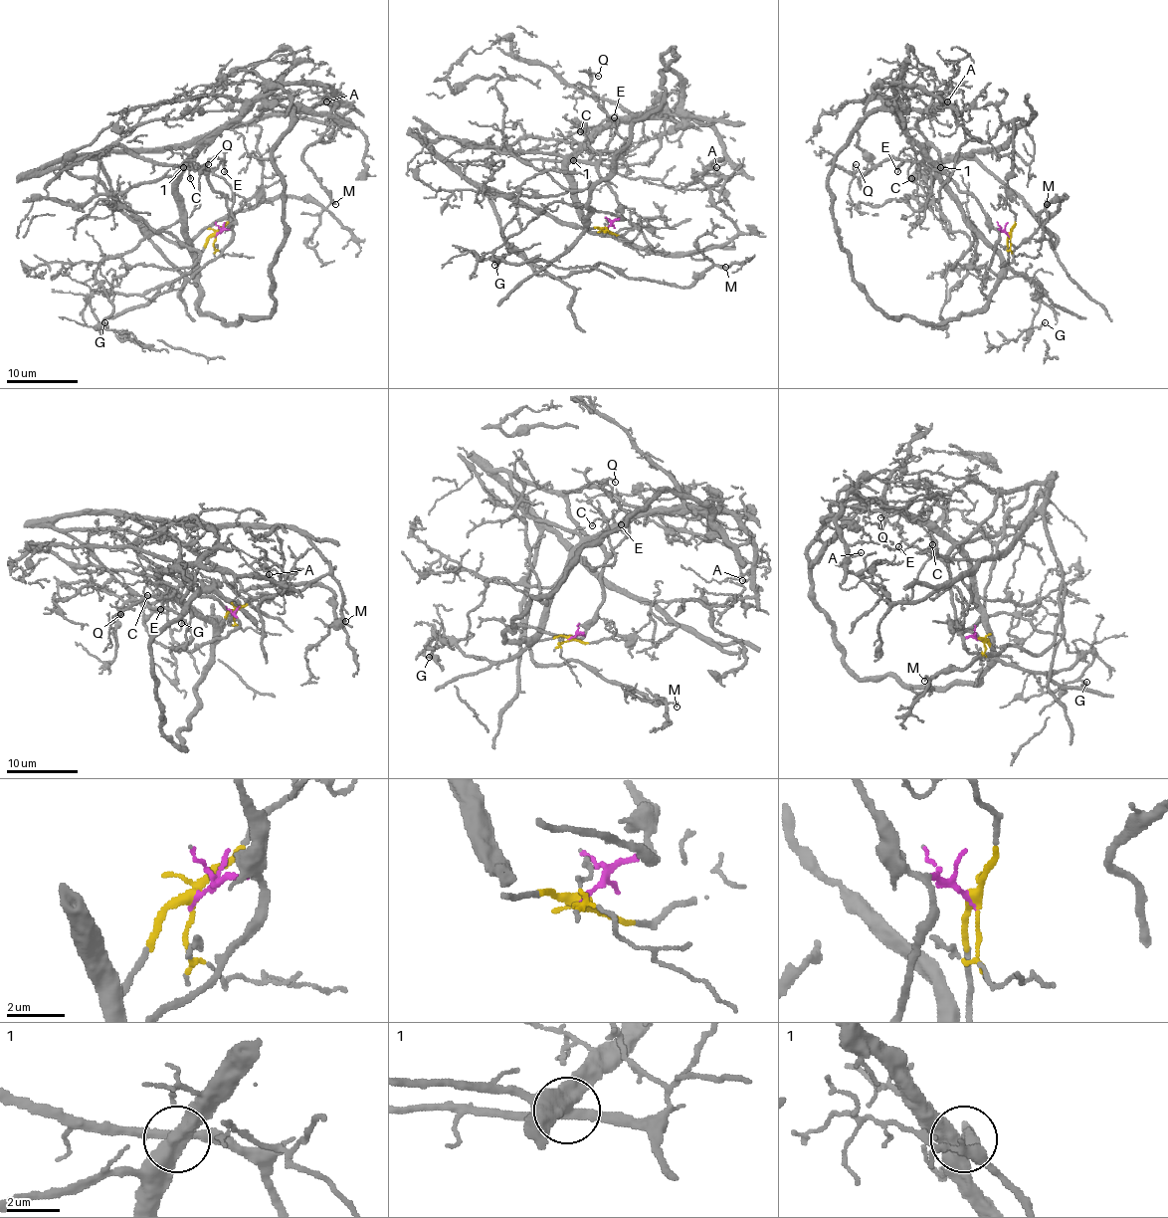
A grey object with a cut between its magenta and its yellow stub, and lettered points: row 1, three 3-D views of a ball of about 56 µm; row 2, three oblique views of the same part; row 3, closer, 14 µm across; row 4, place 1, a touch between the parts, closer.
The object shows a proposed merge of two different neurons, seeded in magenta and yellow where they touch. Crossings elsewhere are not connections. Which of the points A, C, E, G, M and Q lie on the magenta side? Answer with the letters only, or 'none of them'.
C, E, M, Q

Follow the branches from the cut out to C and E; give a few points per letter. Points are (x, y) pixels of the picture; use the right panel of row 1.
C: (1009, 235), (995, 228), (977, 200), (937, 170), (913, 163), (908, 170), (912, 179)
E: (1009, 235), (995, 228), (977, 200), (944, 173), (903, 159), (897, 172)

